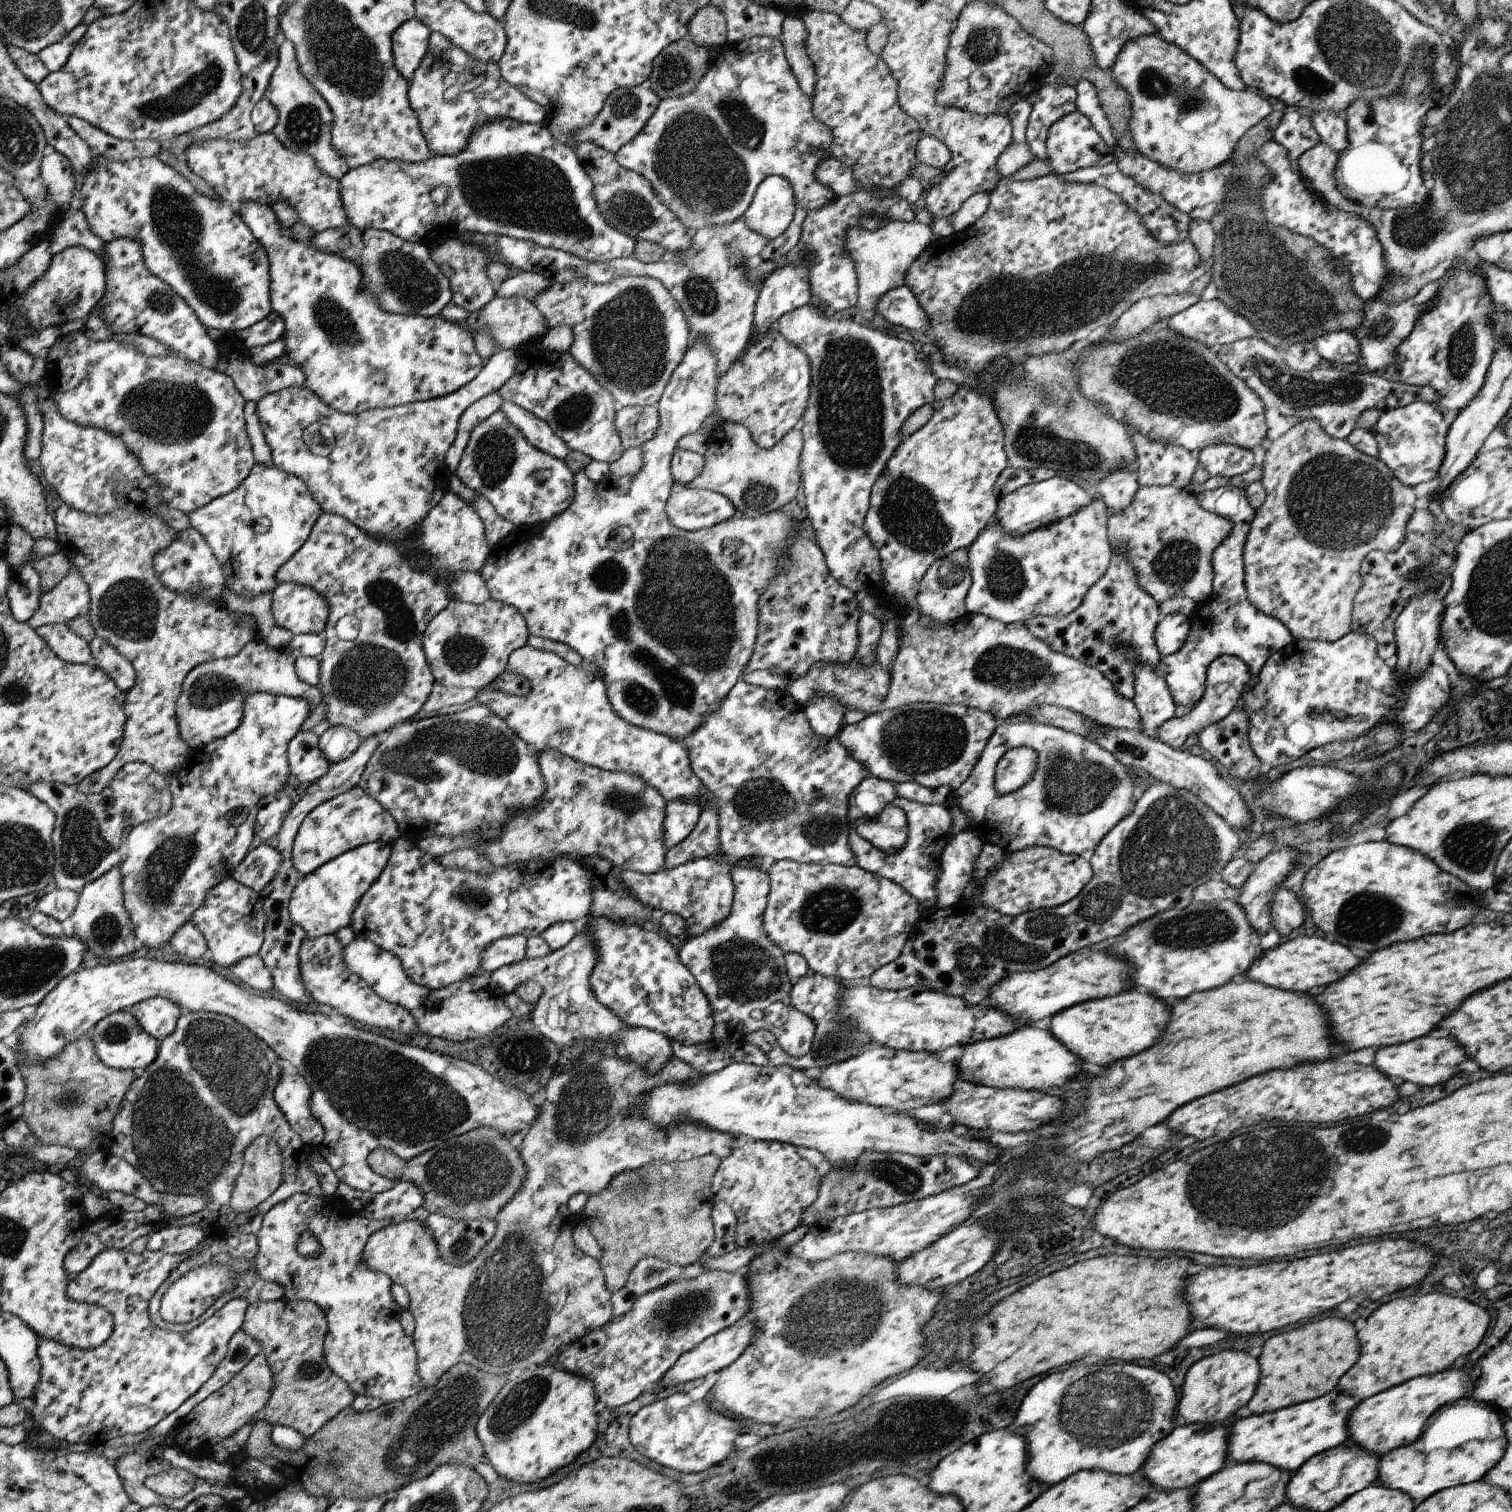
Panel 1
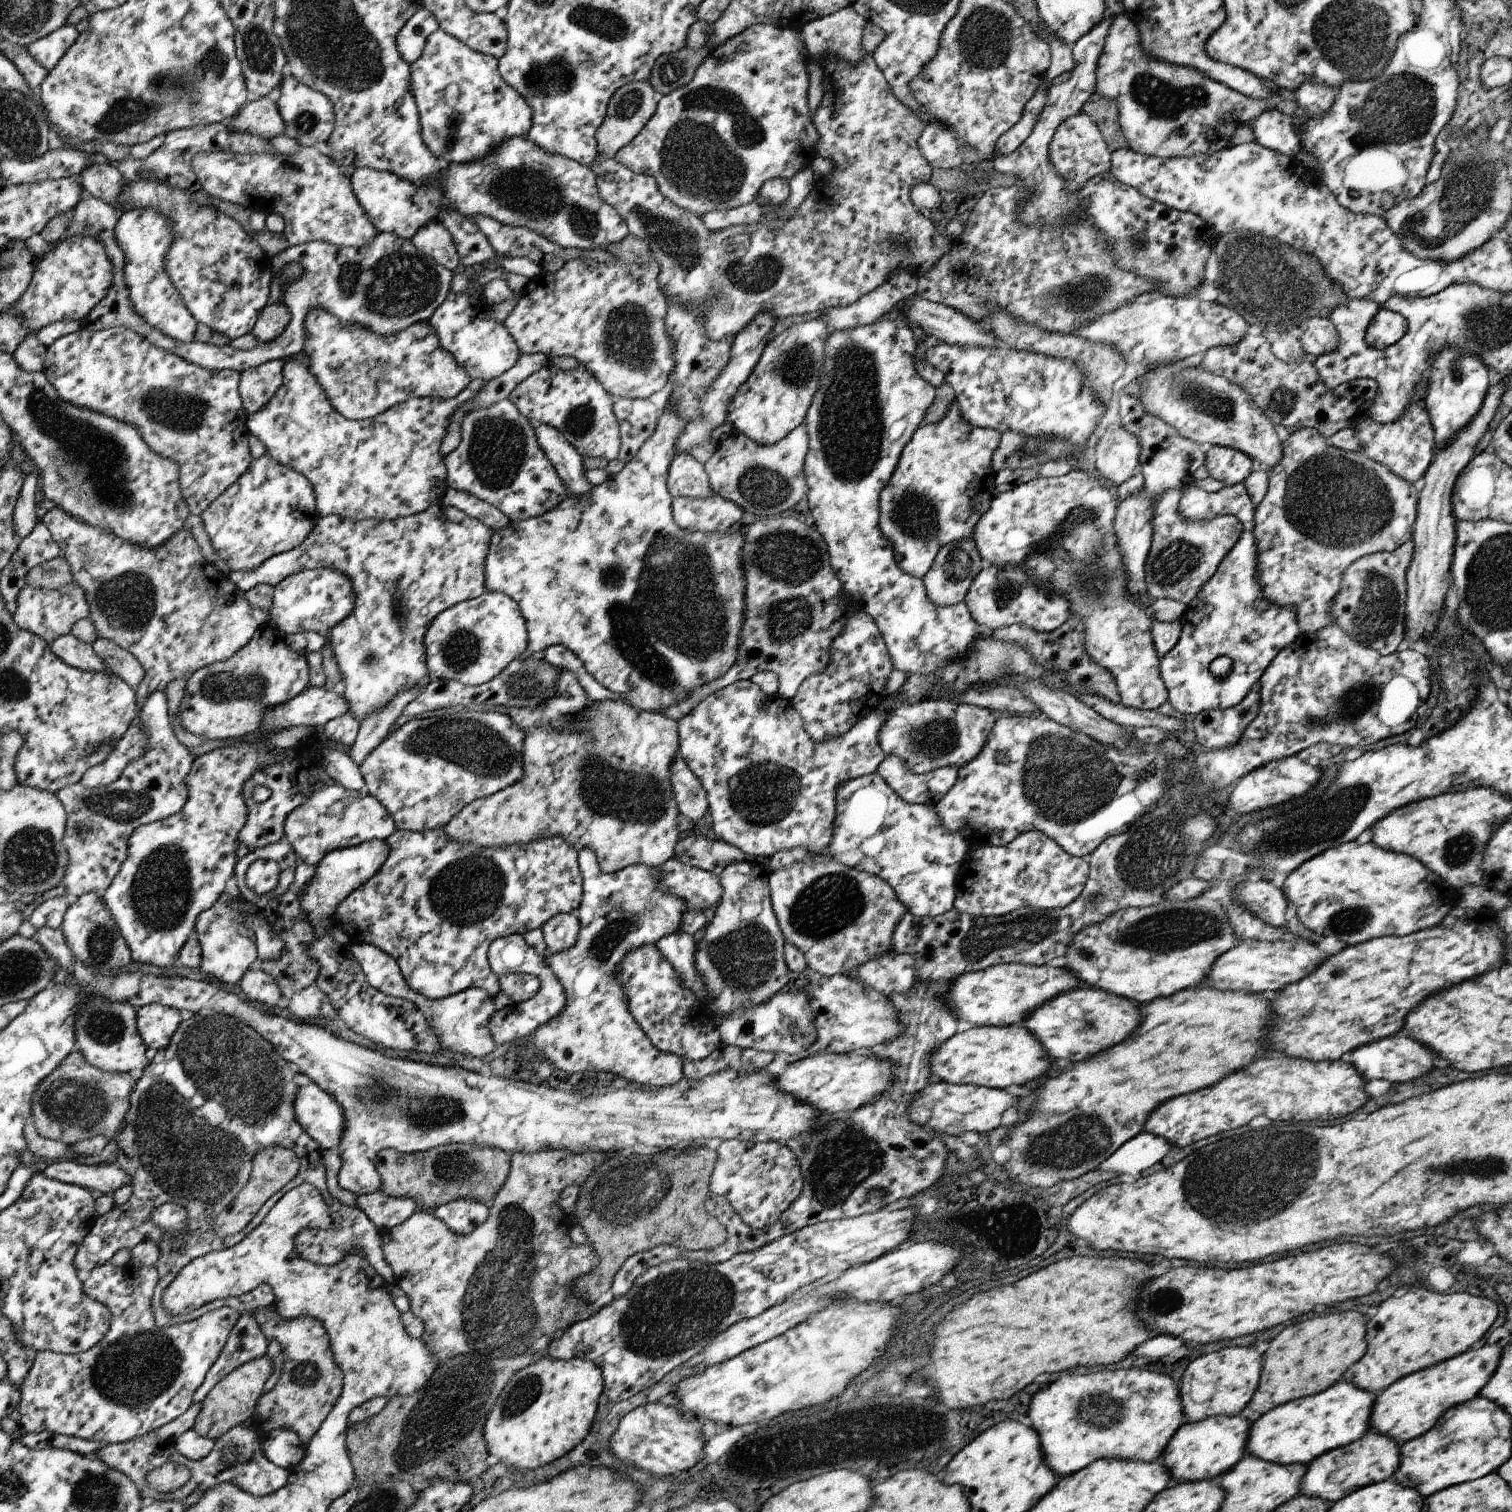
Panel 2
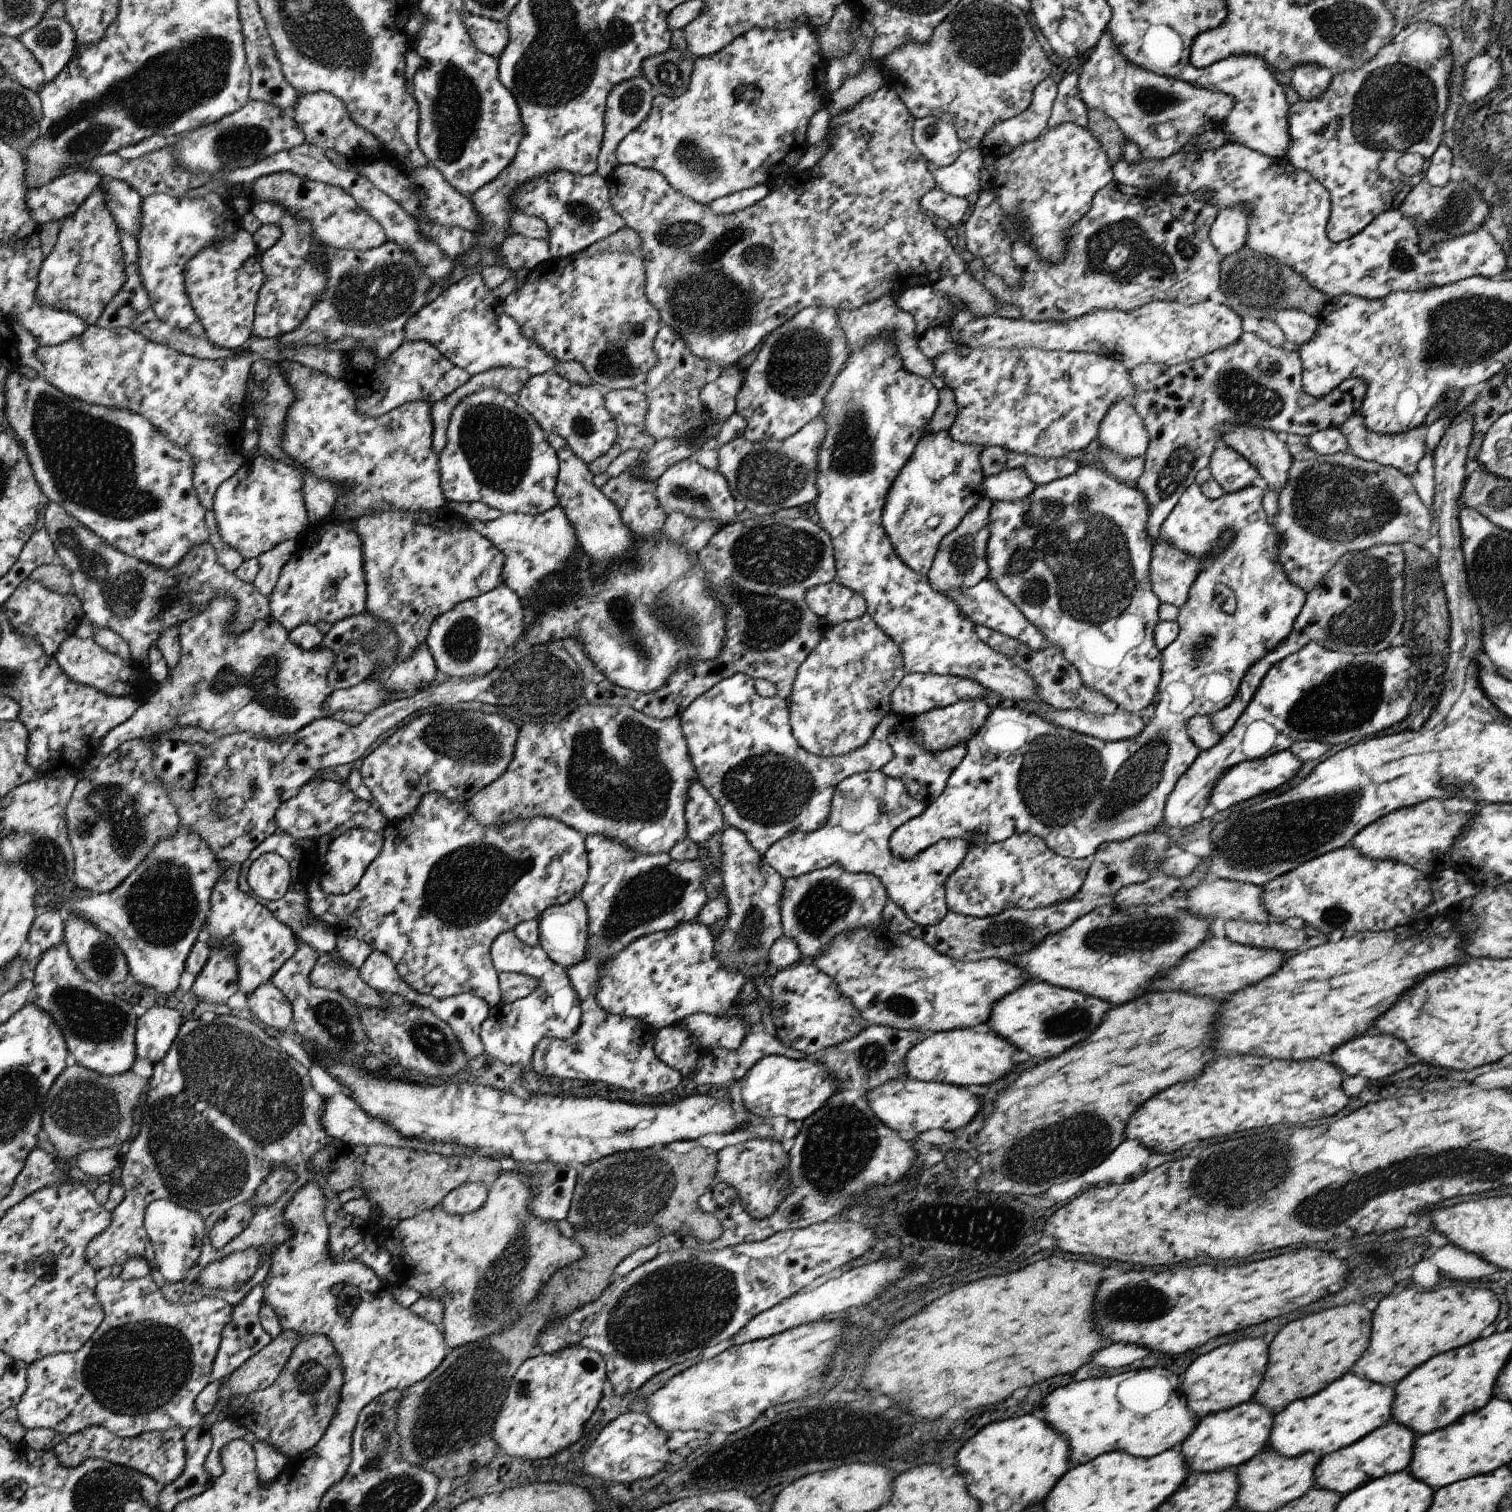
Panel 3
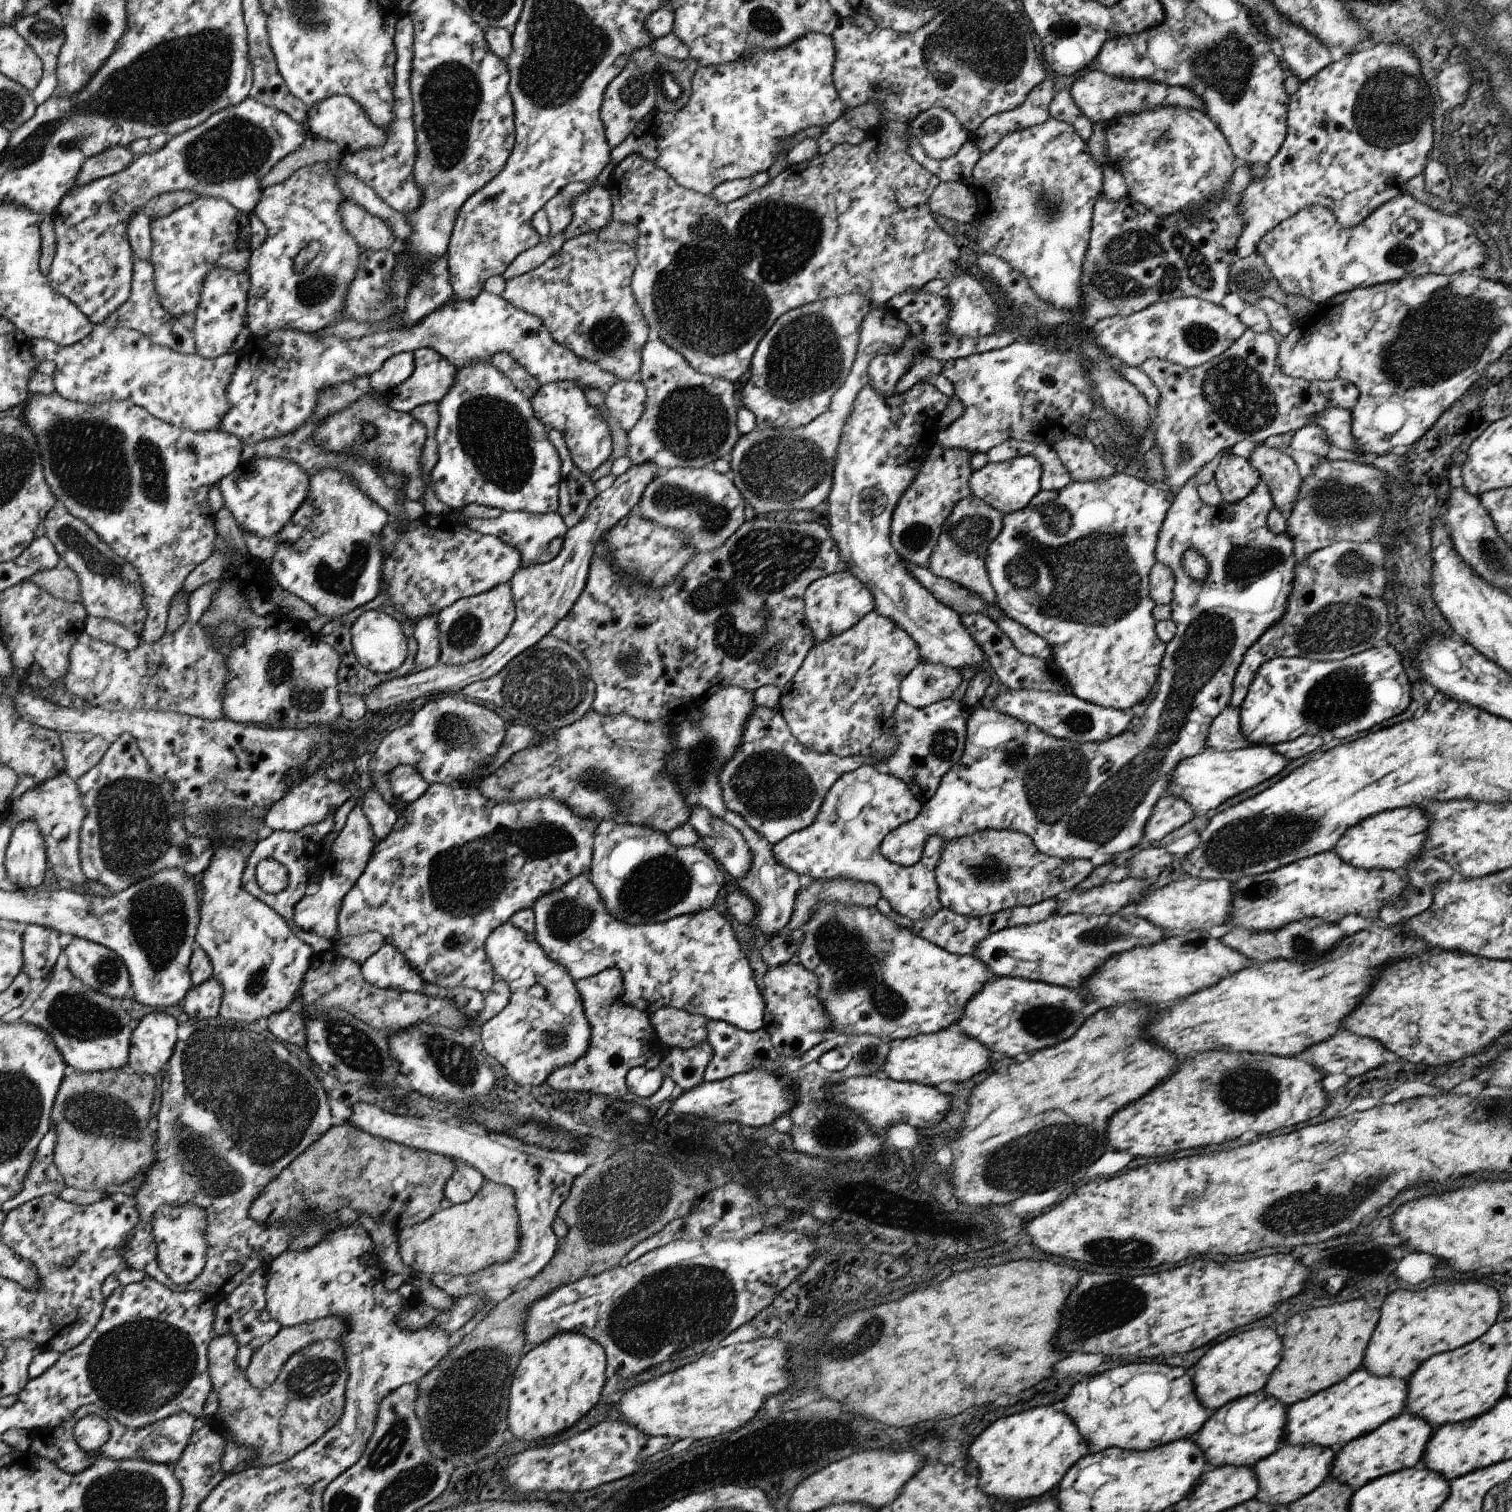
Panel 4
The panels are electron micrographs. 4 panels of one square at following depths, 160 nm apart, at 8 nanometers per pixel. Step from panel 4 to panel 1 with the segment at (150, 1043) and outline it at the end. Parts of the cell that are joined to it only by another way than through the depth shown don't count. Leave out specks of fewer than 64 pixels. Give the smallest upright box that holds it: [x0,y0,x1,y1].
[127,997,179,1042]

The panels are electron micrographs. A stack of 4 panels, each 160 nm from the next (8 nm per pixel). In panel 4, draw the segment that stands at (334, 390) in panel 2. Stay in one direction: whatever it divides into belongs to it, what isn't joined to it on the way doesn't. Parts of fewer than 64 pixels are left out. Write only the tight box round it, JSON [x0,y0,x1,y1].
[384,347,458,413]

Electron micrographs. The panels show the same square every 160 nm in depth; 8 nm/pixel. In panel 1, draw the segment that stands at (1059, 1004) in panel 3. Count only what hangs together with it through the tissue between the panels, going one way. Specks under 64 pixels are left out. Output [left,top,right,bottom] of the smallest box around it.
[1049,988,1170,1067]

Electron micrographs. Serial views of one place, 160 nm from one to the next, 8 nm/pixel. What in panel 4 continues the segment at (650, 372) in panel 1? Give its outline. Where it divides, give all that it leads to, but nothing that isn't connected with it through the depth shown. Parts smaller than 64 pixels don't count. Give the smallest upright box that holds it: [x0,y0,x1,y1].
[500,231,649,381]

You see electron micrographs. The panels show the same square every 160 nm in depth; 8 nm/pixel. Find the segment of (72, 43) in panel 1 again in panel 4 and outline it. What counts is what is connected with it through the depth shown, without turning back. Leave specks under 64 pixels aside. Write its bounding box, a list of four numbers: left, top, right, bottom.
[13,6,65,104]

